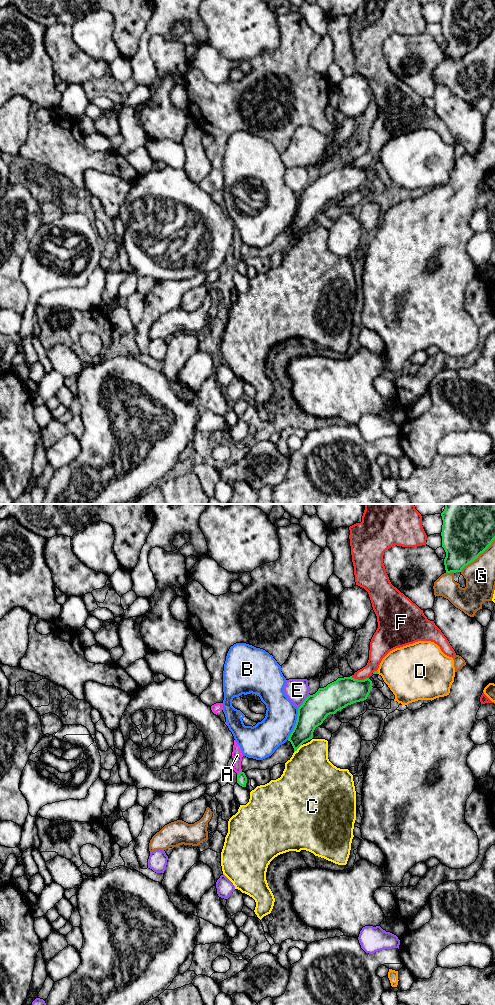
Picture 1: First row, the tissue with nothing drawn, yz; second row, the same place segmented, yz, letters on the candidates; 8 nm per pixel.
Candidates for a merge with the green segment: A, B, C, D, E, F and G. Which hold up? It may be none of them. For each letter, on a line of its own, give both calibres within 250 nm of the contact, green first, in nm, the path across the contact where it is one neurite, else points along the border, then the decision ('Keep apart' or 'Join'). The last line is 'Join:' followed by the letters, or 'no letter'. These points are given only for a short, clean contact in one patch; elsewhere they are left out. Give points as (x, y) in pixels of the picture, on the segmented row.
A: Thickness 80 nm (green) against 90 nm. Boundary: yz (241, 770), (237, 775). Keep apart
B: Thickness 220 nm (green) against 260 nm. Keep apart
C: Thickness 190 nm (green) against 400 nm. Keep apart
D: Thickness 30 nm (green) against 400 nm. Keep apart
E: Thickness 220 nm (green) against 190 nm. Keep apart
F: Thickness 220 nm (green) against 120 nm. Keep apart
G: Thickness 420 nm (green) against 240 nm. Keep apart
Join: no letter

